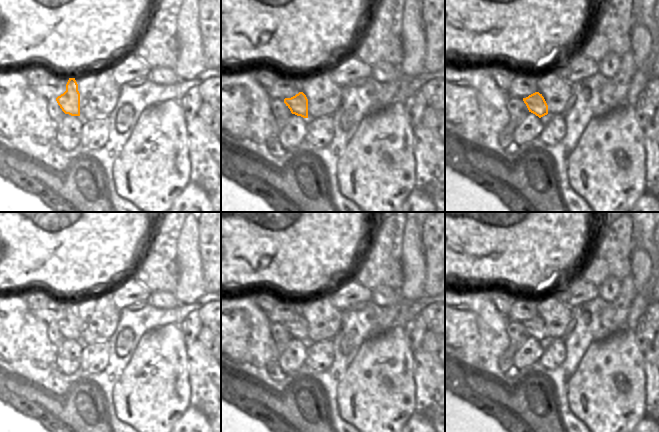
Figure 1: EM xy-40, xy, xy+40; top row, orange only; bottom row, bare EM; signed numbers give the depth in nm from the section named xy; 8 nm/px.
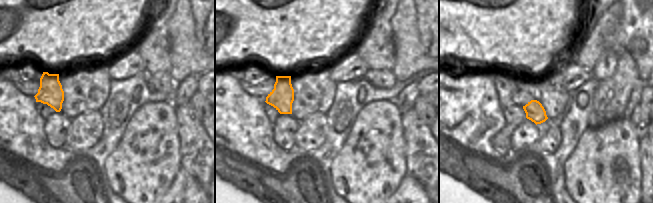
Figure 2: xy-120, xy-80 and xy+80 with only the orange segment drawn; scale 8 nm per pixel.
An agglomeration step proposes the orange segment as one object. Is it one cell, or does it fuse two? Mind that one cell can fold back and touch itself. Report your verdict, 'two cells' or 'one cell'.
one cell

